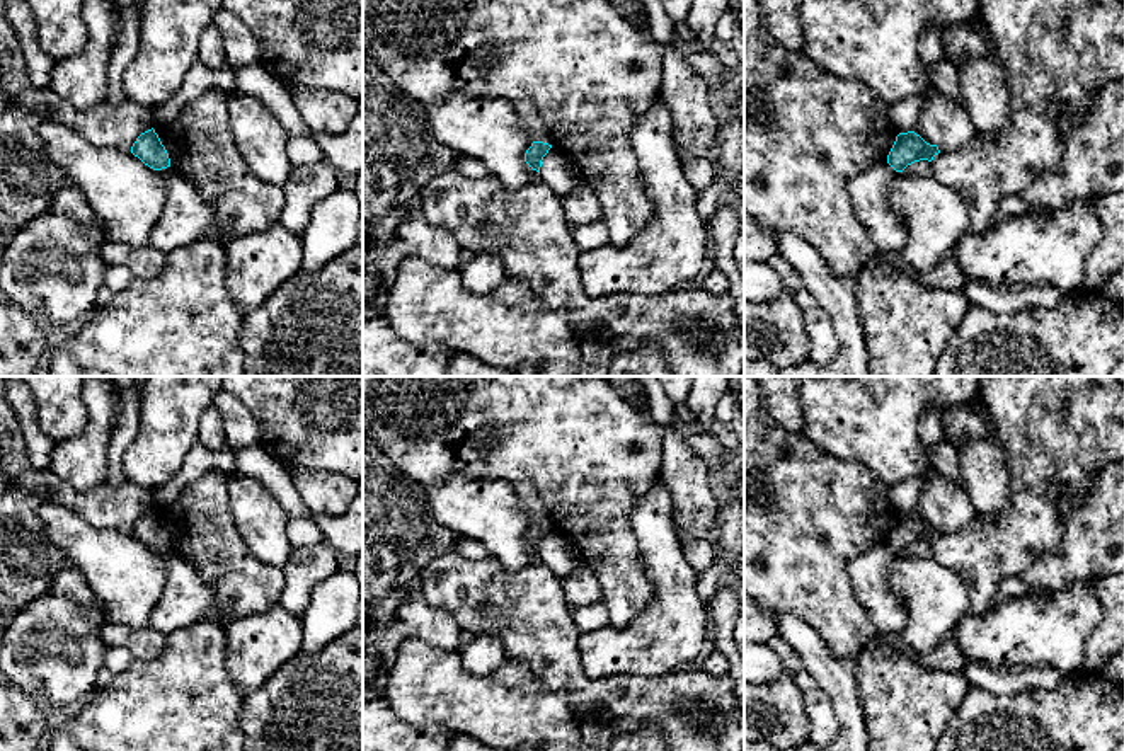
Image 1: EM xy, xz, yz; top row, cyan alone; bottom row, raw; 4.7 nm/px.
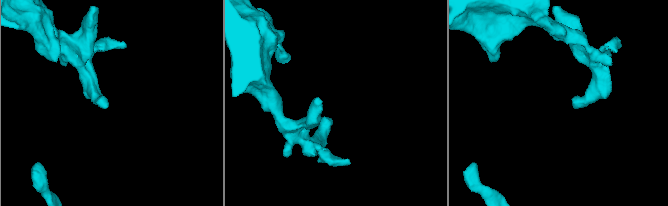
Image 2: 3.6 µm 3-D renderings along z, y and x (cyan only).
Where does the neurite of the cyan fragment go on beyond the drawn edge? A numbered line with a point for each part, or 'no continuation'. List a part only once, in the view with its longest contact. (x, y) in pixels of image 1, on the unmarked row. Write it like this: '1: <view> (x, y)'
no continuation

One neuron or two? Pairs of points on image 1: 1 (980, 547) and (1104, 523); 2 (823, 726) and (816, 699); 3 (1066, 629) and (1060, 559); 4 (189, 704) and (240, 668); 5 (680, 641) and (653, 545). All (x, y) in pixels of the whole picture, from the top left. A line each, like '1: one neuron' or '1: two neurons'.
1: two neurons
2: one neuron
3: two neurons
4: two neurons
5: one neuron

